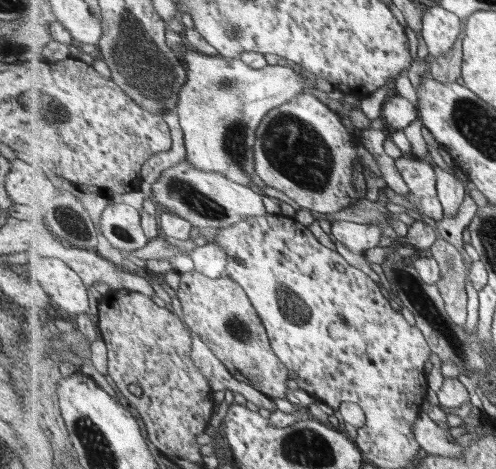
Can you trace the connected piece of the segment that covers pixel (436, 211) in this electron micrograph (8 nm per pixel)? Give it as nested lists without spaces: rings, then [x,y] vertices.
[[[413,155],[411,158],[397,158],[396,165],[412,190],[410,194],[405,194],[405,199],[414,203],[420,214],[436,222],[443,219],[446,214],[438,195],[438,178],[433,162]]]

